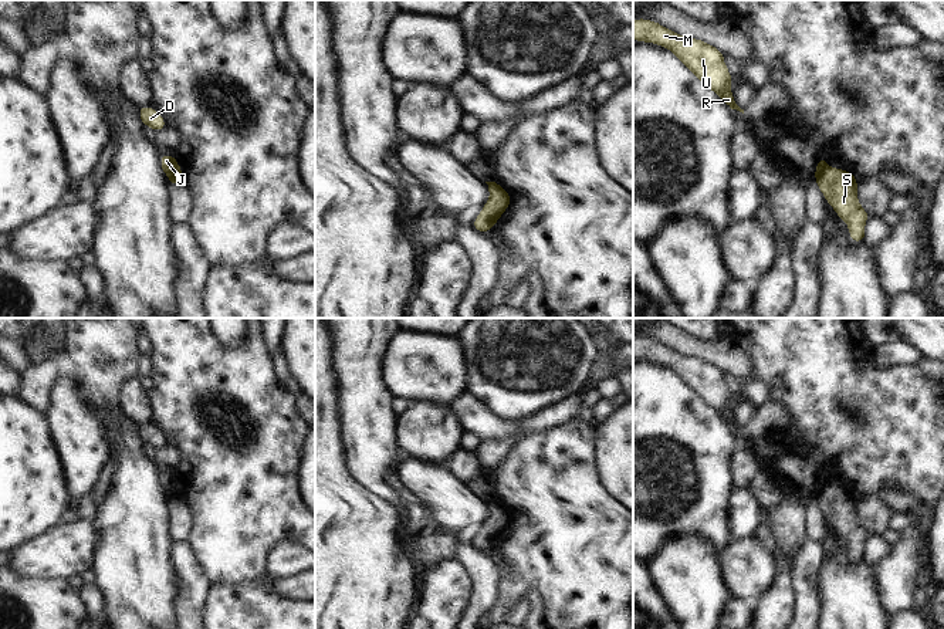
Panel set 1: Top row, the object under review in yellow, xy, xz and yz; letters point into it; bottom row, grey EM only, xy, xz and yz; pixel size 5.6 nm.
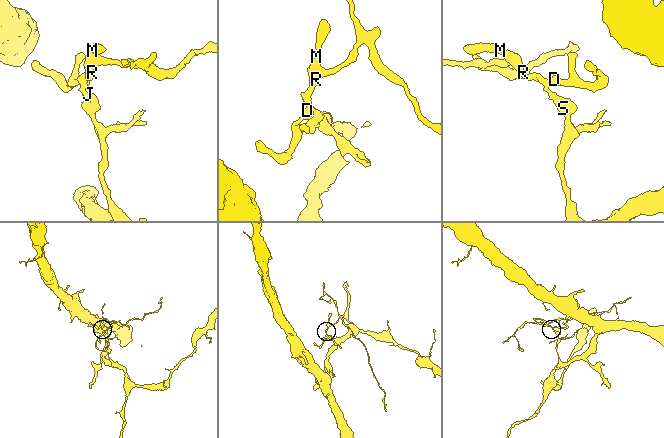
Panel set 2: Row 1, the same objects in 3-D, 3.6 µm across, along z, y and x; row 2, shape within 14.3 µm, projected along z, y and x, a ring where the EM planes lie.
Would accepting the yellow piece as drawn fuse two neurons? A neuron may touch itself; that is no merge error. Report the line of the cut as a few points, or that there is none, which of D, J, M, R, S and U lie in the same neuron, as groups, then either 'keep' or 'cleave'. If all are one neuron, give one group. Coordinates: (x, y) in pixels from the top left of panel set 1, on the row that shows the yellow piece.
cut yz (829, 168), (816, 178); groups D J M R U / S; cleave

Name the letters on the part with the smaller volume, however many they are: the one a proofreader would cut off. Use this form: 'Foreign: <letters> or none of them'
Foreign: D, J, M, R, U

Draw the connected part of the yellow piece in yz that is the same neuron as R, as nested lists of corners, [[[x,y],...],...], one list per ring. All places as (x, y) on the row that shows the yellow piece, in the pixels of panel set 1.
[[[647,18],[633,20],[633,40],[670,50],[723,102],[744,114],[730,89],[732,77],[724,62],[724,54],[714,45],[706,44],[700,38],[686,38]]]

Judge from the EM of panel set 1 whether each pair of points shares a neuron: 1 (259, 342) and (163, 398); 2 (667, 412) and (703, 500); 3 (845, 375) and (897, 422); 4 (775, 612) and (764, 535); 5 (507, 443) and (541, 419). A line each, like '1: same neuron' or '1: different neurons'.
1: same neuron
2: same neuron
3: same neuron
4: same neuron
5: same neuron

